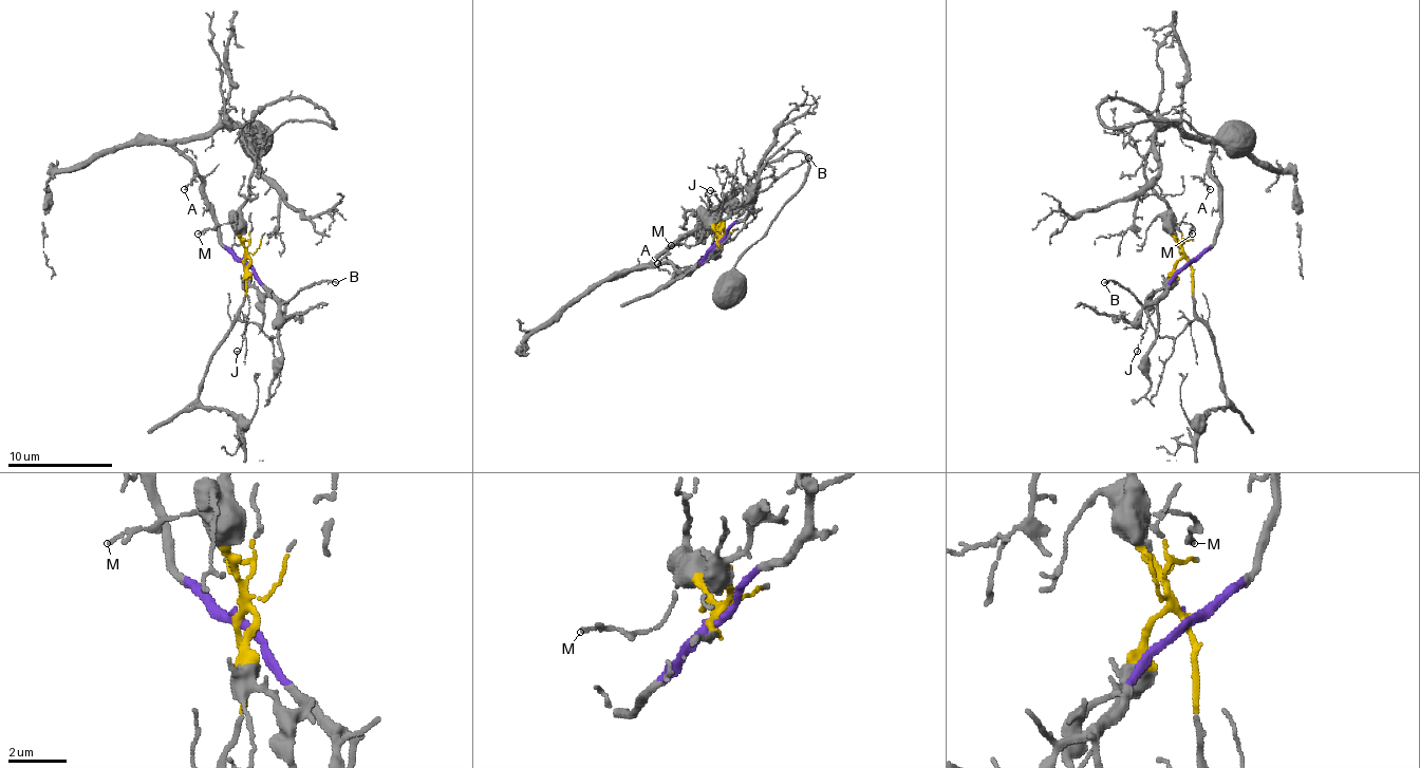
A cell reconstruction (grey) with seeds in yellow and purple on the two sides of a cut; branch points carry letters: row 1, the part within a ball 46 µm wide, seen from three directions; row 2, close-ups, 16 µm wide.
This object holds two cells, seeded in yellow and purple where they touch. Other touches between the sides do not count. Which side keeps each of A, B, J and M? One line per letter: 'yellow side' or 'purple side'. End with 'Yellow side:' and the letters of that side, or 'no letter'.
A: purple side
B: purple side
J: yellow side
M: yellow side
Yellow side: J, M

